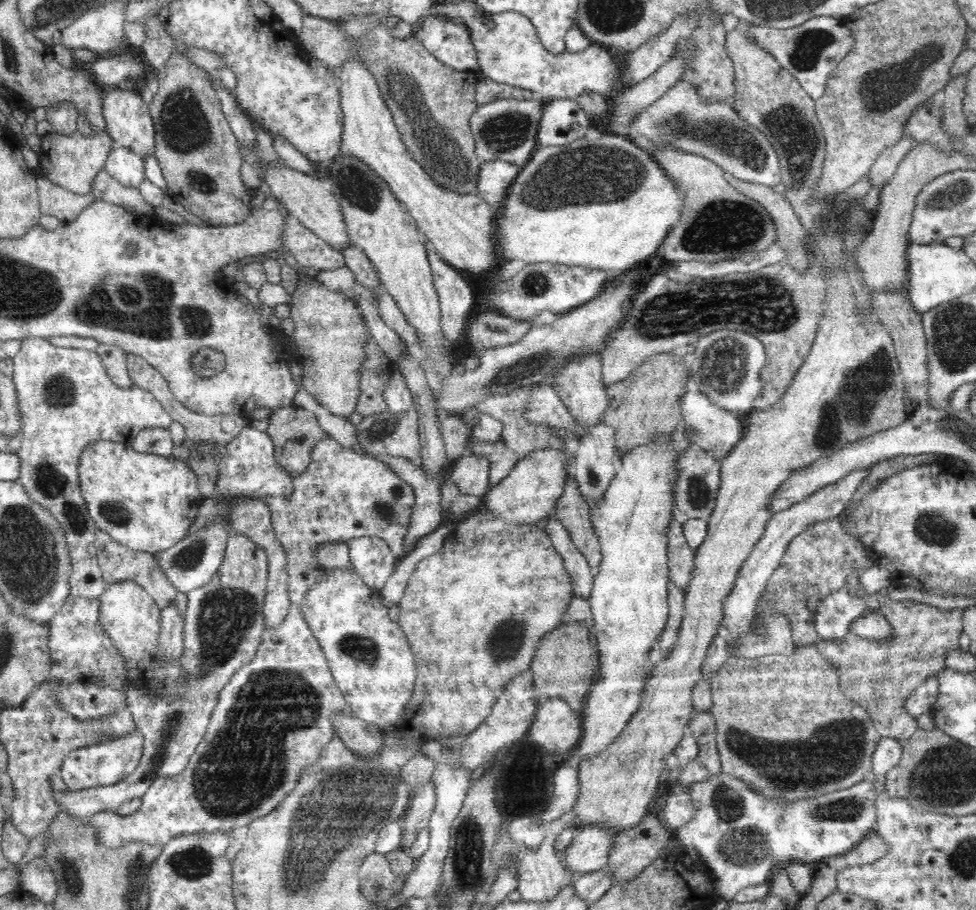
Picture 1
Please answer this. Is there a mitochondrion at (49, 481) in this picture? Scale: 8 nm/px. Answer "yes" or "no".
yes

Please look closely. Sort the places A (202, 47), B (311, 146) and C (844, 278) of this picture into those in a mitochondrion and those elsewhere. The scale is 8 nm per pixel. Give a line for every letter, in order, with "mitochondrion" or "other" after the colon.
A: other
B: other
C: other

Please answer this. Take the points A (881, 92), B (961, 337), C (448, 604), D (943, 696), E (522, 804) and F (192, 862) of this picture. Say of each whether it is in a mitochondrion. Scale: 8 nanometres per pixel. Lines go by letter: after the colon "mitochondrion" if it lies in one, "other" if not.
A: mitochondrion
B: mitochondrion
C: other
D: other
E: other
F: mitochondrion

